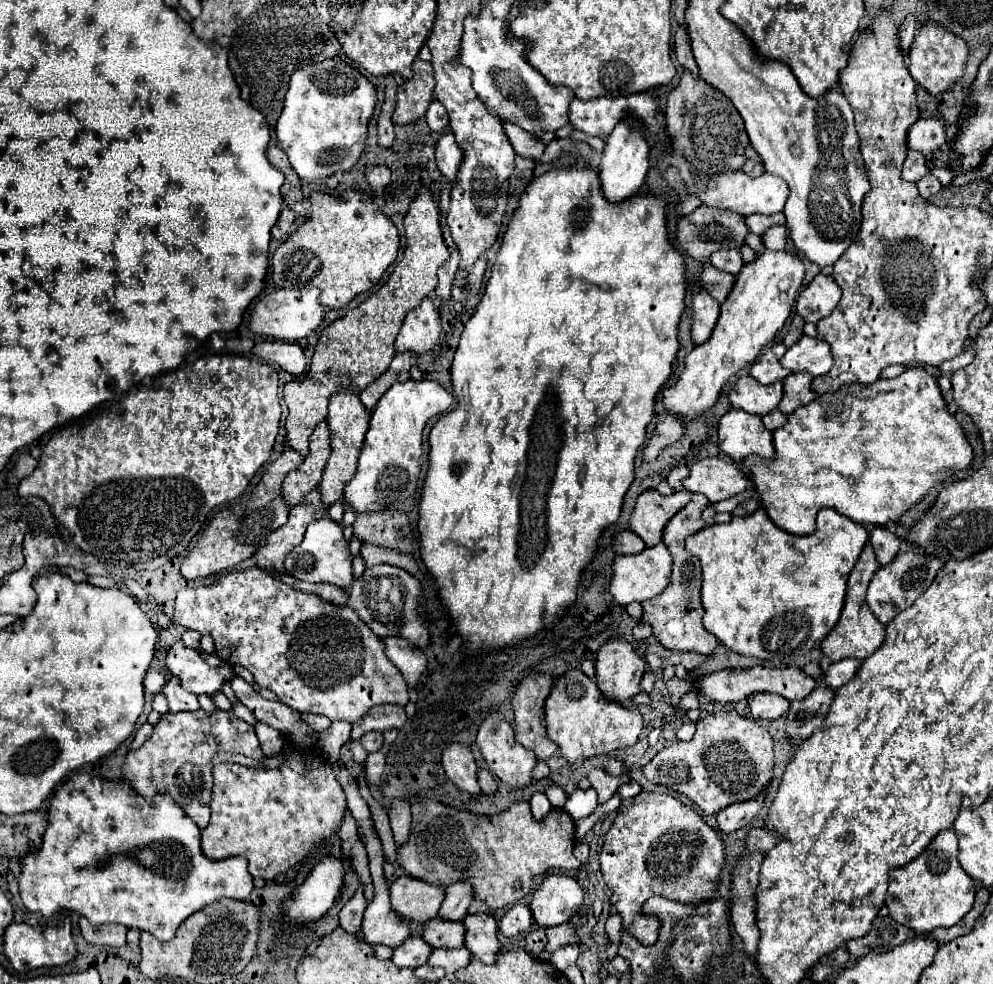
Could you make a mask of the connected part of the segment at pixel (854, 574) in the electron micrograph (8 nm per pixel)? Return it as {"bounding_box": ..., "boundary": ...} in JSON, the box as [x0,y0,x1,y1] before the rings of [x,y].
{"bounding_box":[821,542,885,662],"boundary":[[[867,542],[855,568],[851,570],[849,582],[847,582],[847,596],[845,596],[845,606],[841,612],[839,622],[835,624],[835,628],[823,638],[821,648],[823,654],[831,660],[831,662],[839,662],[843,658],[859,658],[865,660],[869,658],[883,642],[885,638],[885,626],[881,626],[881,622],[871,614],[867,602],[865,602],[865,594],[867,594],[867,586],[871,582],[871,578],[875,576],[875,570],[879,570],[879,562],[875,558],[875,552],[871,550],[871,544]]]}

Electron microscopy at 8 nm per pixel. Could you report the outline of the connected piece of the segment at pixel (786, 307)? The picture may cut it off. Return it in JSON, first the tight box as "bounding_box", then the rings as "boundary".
{"bounding_box":[663,250,803,420],"boundary":[[[765,250],[765,254],[759,254],[751,264],[745,264],[731,294],[721,304],[721,316],[713,334],[707,342],[695,346],[695,350],[685,358],[683,374],[673,386],[663,390],[665,410],[681,420],[693,420],[711,410],[723,386],[737,376],[743,366],[751,364],[761,348],[767,346],[775,338],[777,330],[785,324],[803,278],[803,262],[787,252]]]}

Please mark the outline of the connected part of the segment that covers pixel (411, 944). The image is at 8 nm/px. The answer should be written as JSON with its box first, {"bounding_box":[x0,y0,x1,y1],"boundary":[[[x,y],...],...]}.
{"bounding_box":[391,936,433,968],"boundary":[[[411,936],[411,938],[407,938],[407,942],[399,944],[399,948],[393,950],[391,962],[395,962],[395,966],[419,968],[419,966],[423,966],[427,962],[431,950],[433,948],[427,942],[423,942],[417,936]]]}

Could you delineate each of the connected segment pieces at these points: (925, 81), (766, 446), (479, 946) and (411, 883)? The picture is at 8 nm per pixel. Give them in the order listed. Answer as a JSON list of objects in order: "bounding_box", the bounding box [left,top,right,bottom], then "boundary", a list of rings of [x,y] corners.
[{"bounding_box":[909,22,967,94],"boundary":[[[925,22],[919,28],[911,48],[909,48],[909,72],[917,84],[921,84],[929,94],[939,94],[949,88],[951,82],[959,80],[963,74],[963,64],[967,60],[967,44],[963,38],[935,26],[935,22]]]},{"bounding_box":[719,410,773,462],"boundary":[[[729,410],[719,422],[719,448],[733,460],[741,462],[749,454],[773,458],[773,436],[757,414]]]},{"bounding_box":[461,914,501,964],"boundary":[[[467,914],[461,924],[465,928],[465,948],[483,964],[495,962],[501,944],[497,940],[497,920],[493,914]]]},{"bounding_box":[389,876,443,924],"boundary":[[[409,876],[395,878],[389,884],[389,894],[391,894],[391,908],[399,912],[399,918],[415,924],[435,918],[443,902],[441,888]]]}]

